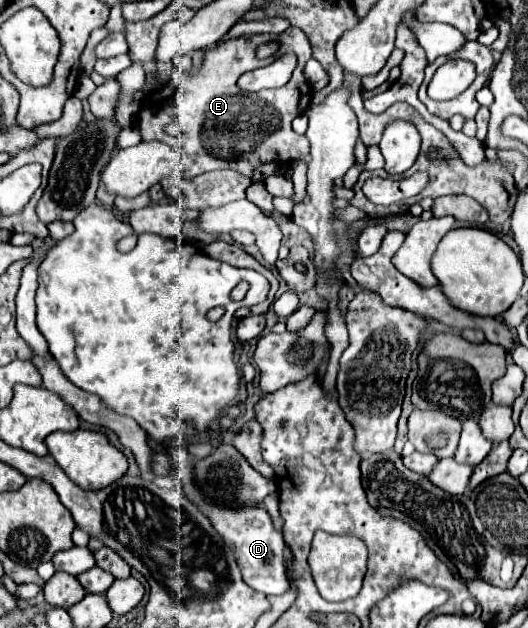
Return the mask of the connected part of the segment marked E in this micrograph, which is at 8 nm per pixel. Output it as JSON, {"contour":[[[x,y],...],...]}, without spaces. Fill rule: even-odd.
{"contour":[[[288,28],[282,34],[258,34],[258,36],[242,36],[228,42],[218,44],[210,52],[206,52],[202,68],[186,80],[184,88],[176,90],[164,85],[160,89],[146,94],[140,104],[140,112],[136,118],[136,126],[140,130],[142,142],[164,142],[176,148],[182,154],[182,176],[194,178],[198,174],[230,166],[238,174],[252,178],[256,168],[264,162],[290,164],[292,160],[306,160],[310,146],[306,136],[298,136],[290,122],[300,116],[310,106],[310,84],[304,80],[304,64],[312,56],[310,42],[302,30]],[[278,42],[280,48],[276,54],[268,58],[258,58],[256,48],[260,44]],[[294,52],[298,56],[298,66],[290,78],[290,82],[276,90],[262,92],[242,92],[236,86],[236,80],[258,66],[272,64],[278,56]],[[168,124],[176,124],[182,130],[182,138],[174,138],[164,132]]]}

